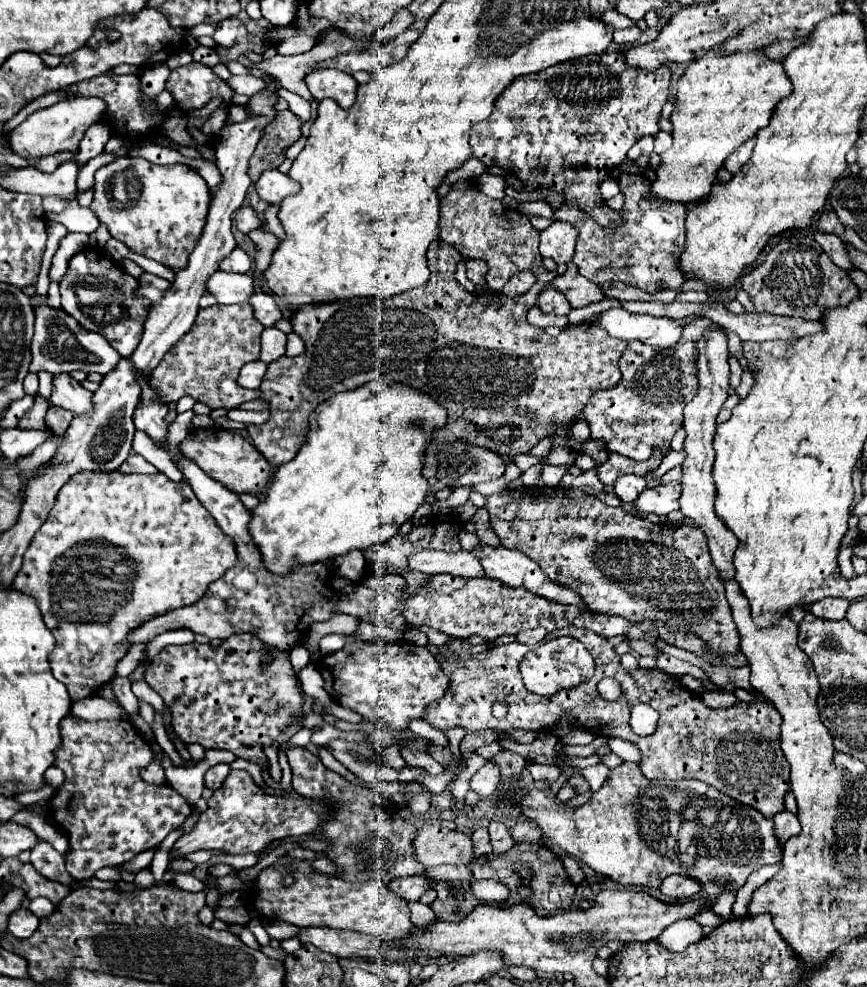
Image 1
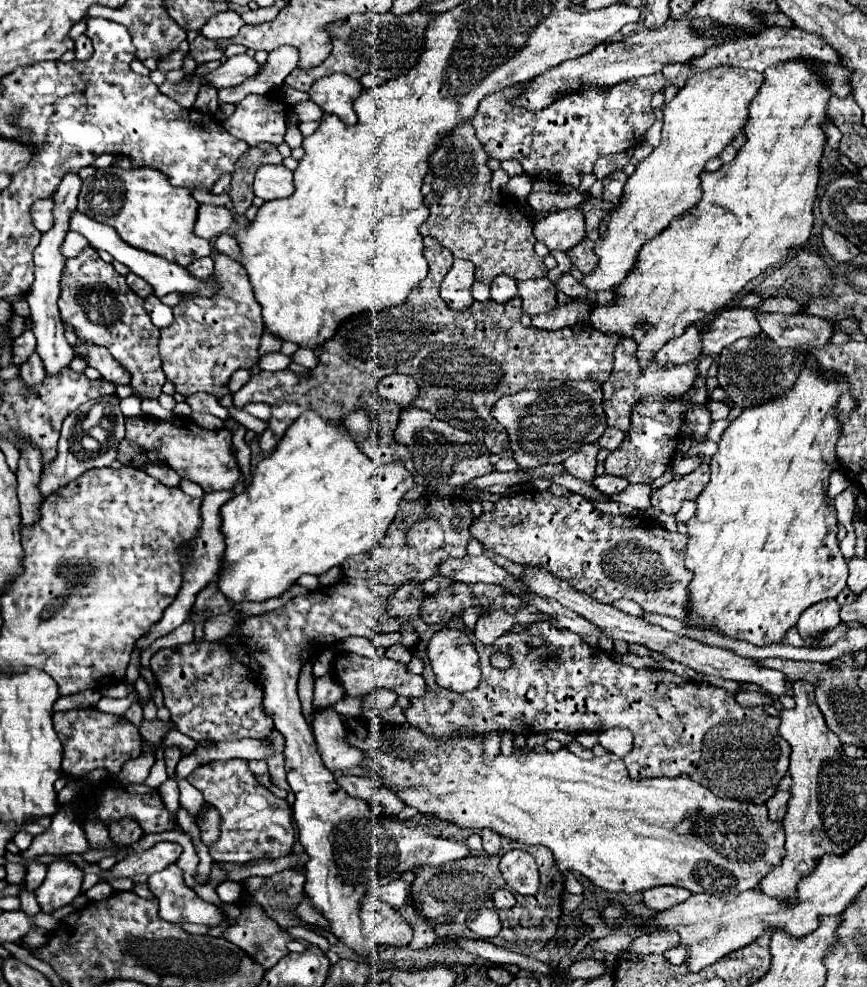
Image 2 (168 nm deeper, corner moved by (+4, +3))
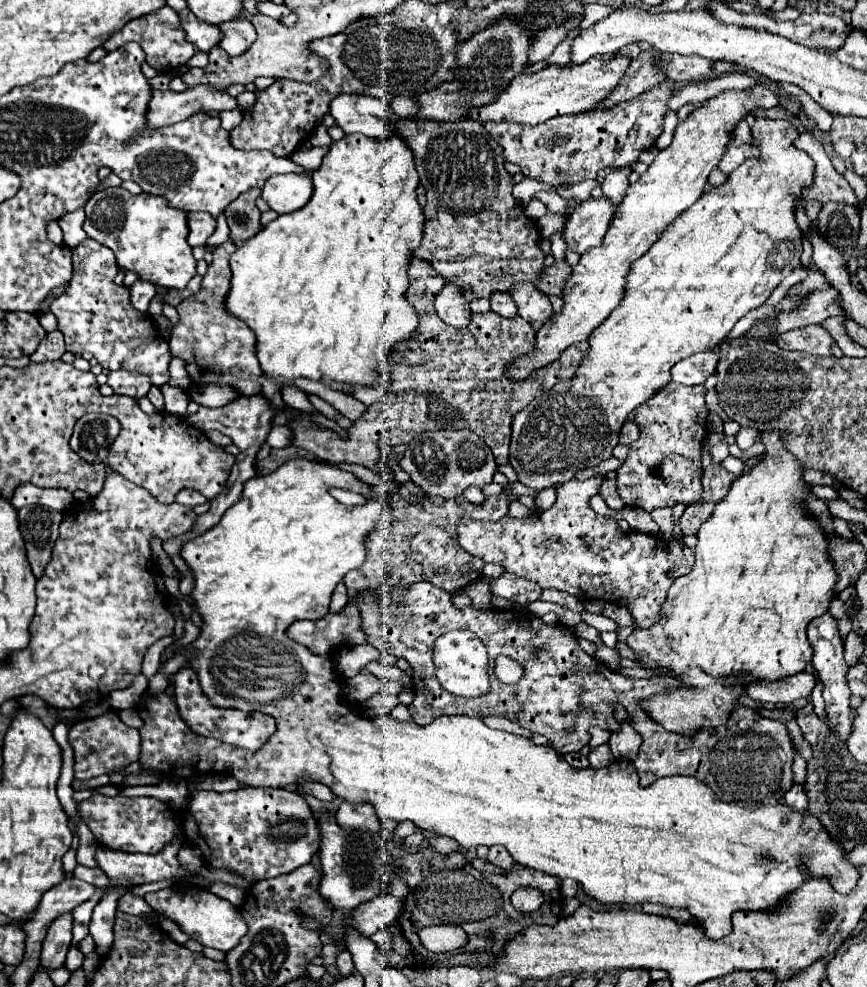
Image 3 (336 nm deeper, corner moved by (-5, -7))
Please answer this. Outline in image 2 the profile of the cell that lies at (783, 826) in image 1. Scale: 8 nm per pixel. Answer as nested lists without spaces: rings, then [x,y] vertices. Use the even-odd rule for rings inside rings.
[[[776,792],[772,800],[768,800],[766,806],[768,806],[770,820],[778,820],[778,822],[784,820],[786,810],[788,810],[788,798],[790,798],[790,792]]]

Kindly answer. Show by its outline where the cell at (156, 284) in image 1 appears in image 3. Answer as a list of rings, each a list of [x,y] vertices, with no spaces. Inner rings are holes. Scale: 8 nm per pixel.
[[[137,280],[131,288],[129,288],[129,296],[131,296],[131,304],[135,310],[145,312],[151,298],[155,296],[155,286],[149,286],[149,282],[141,282]]]

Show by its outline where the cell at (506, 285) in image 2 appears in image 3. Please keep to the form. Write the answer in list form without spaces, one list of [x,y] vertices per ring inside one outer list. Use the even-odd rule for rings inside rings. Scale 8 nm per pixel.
[[[507,292],[491,294],[489,302],[491,302],[491,310],[503,318],[513,318],[517,314],[517,306],[515,306],[513,298],[509,298]]]

